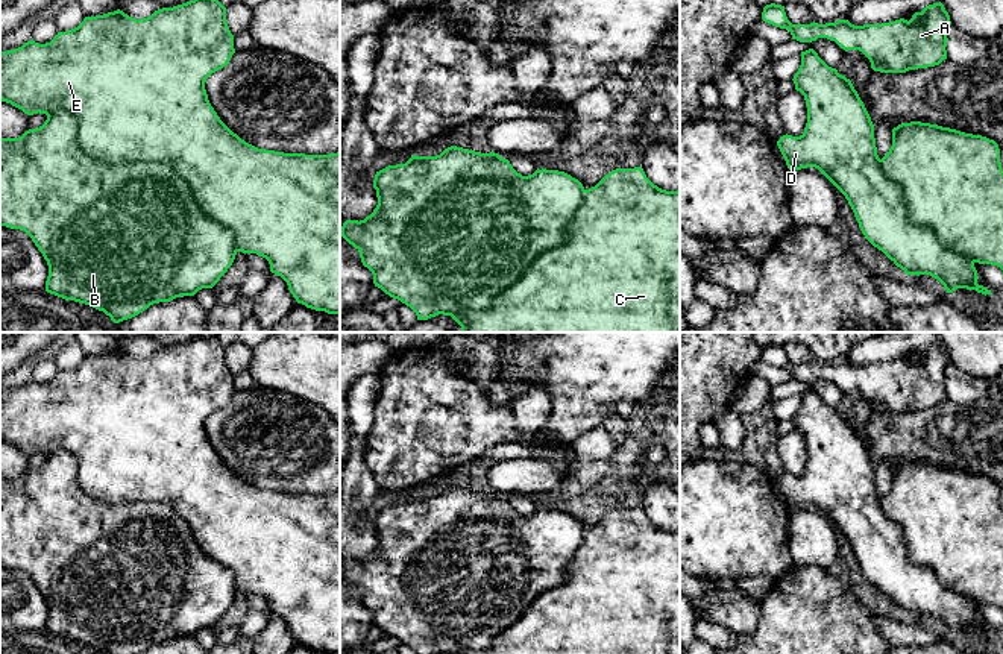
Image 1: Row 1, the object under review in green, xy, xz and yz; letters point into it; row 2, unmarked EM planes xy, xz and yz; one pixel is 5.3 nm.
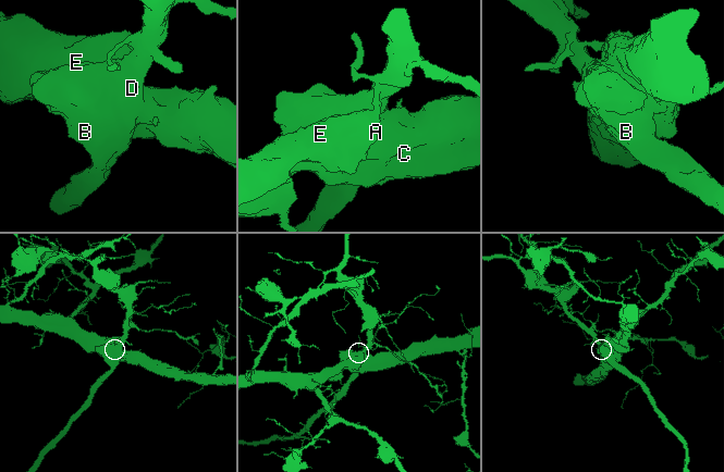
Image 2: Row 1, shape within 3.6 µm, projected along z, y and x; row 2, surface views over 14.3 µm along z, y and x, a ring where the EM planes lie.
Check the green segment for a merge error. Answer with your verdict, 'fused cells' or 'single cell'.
fused cells

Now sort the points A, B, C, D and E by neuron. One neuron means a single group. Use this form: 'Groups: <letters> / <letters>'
Groups: A C E / B D

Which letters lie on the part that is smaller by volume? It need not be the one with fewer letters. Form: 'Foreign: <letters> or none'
Foreign: B, D

